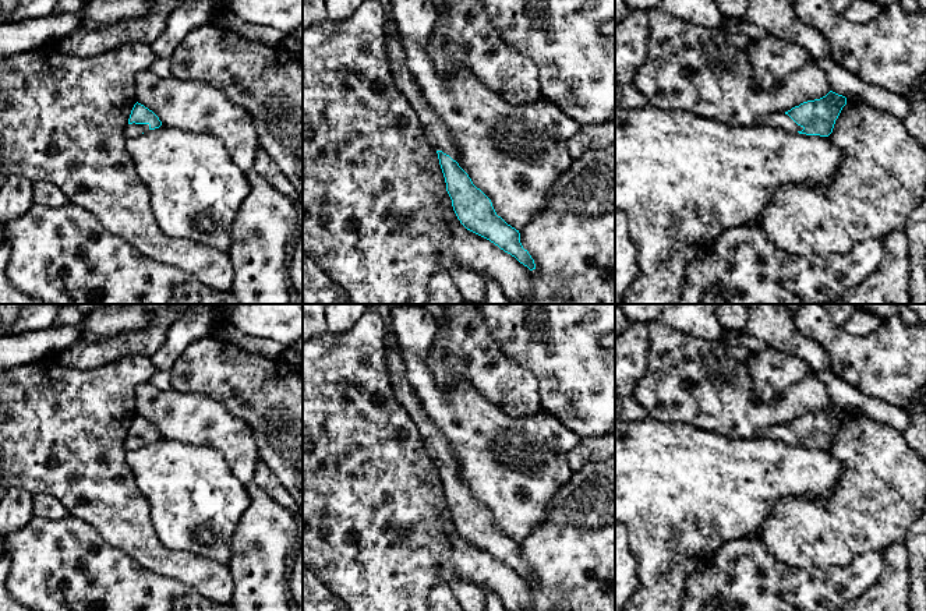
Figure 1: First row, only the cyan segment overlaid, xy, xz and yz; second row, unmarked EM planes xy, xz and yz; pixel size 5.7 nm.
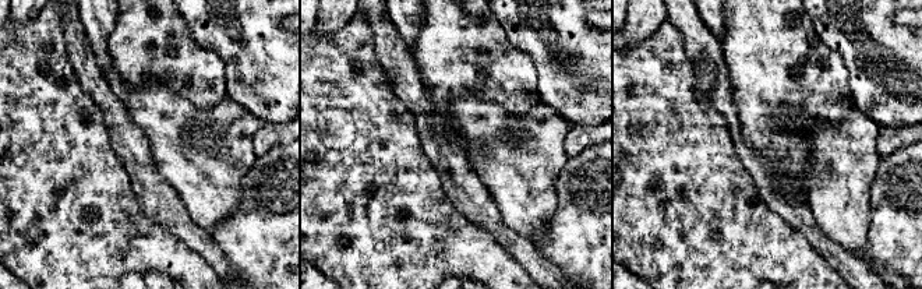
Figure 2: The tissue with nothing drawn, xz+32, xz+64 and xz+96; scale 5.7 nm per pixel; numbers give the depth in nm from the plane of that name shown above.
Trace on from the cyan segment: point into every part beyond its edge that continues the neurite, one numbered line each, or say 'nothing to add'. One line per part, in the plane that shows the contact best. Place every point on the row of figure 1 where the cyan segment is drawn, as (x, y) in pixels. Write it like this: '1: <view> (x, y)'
1: yz (781, 120)

